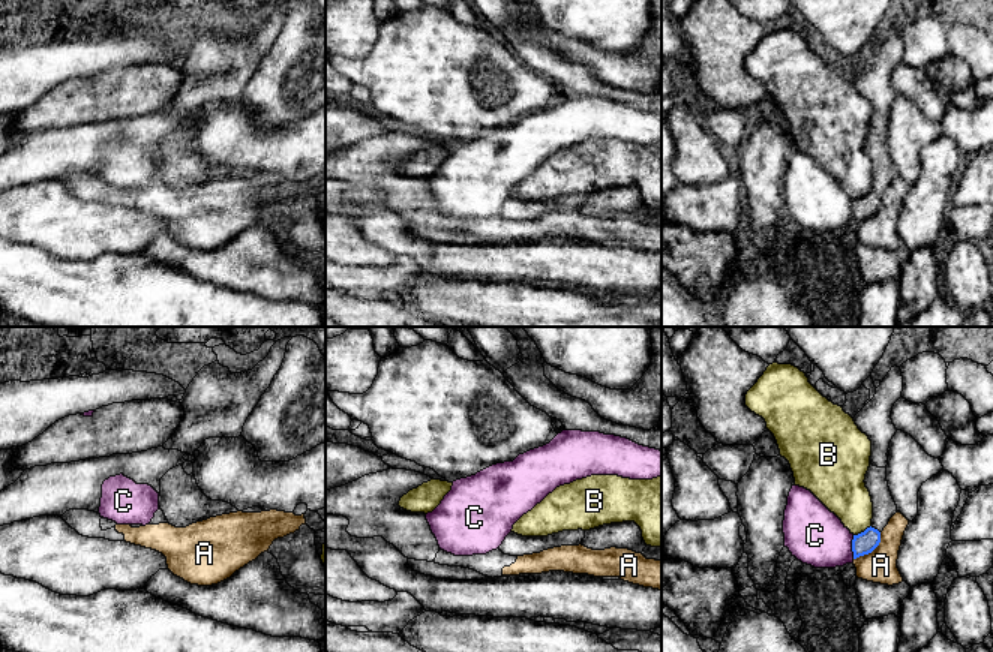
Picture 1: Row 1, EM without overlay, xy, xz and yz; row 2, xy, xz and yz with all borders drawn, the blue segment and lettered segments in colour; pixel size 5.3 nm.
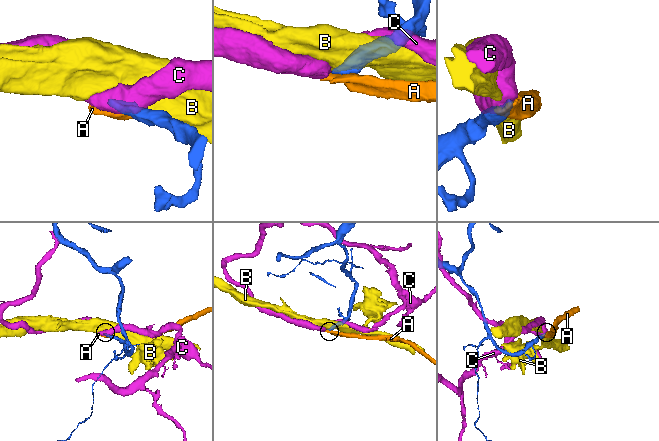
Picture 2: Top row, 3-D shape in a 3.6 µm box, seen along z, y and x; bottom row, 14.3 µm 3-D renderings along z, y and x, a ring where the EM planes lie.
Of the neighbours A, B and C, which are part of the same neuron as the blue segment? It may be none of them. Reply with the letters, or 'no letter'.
no letter

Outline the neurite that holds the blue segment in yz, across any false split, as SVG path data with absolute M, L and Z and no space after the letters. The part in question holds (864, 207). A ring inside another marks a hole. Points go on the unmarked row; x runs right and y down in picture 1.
M894 30L876 52L874 61L854 81L858 93L872 105L870 130L864 147L873 166L872 190L854 199L854 223L872 217L879 210L880 196L897 177L897 169L886 145L886 129L890 106L897 96L891 84L891 75L902 61L902 55L902 34Z

